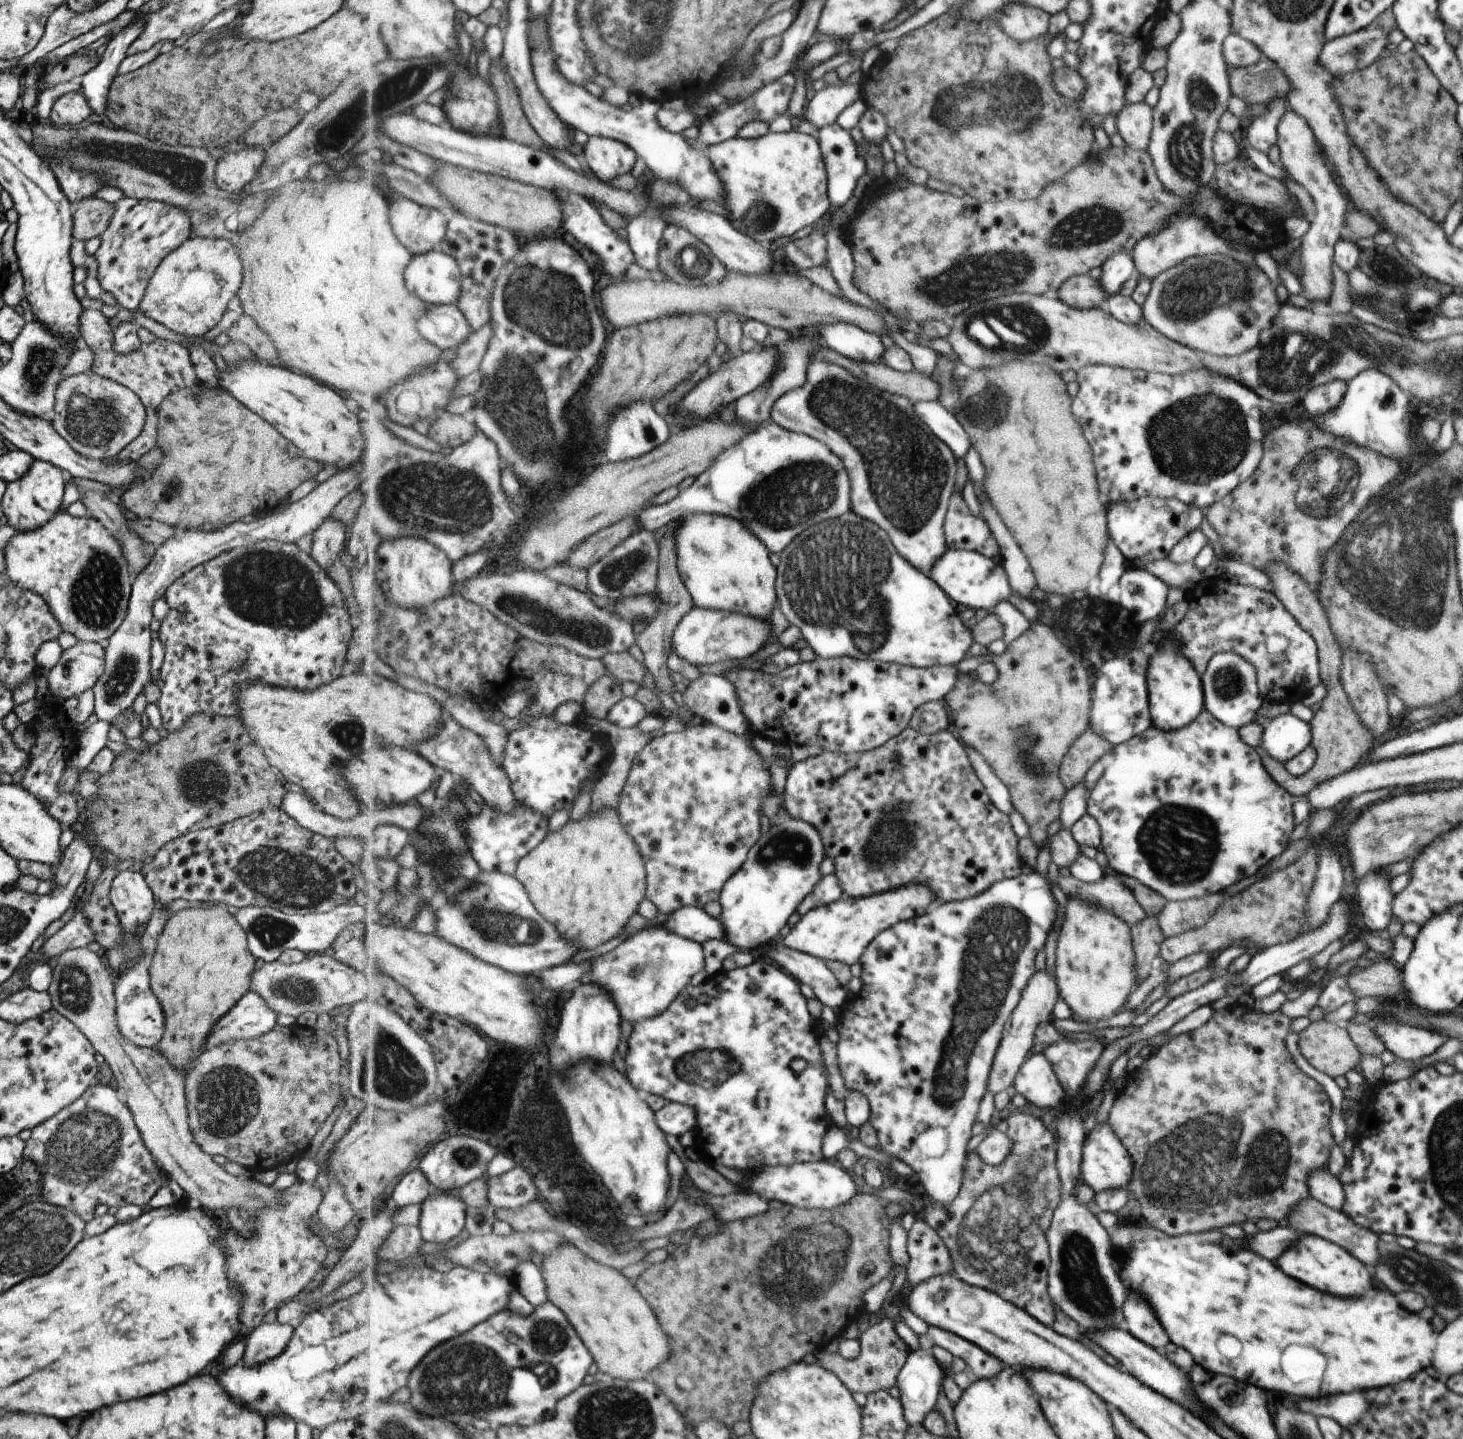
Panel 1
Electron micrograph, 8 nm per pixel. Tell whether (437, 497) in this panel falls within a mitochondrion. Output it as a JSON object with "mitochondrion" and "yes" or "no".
{"mitochondrion":"yes"}

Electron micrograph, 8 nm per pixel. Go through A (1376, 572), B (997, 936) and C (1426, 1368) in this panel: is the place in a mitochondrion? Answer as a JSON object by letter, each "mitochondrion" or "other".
{"A":"mitochondrion","B":"mitochondrion","C":"other"}

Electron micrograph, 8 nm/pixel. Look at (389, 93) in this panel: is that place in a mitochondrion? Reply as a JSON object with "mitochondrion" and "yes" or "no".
{"mitochondrion":"yes"}

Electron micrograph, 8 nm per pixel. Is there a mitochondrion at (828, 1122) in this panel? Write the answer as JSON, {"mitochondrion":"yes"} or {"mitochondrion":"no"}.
{"mitochondrion":"no"}

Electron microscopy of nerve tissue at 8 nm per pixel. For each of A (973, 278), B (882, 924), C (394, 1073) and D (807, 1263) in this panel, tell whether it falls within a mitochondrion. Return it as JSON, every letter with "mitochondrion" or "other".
{"A":"mitochondrion","B":"other","C":"mitochondrion","D":"mitochondrion"}

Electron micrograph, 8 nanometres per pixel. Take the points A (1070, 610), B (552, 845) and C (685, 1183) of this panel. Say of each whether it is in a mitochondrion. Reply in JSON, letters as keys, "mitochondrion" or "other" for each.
{"A":"mitochondrion","B":"other","C":"other"}

